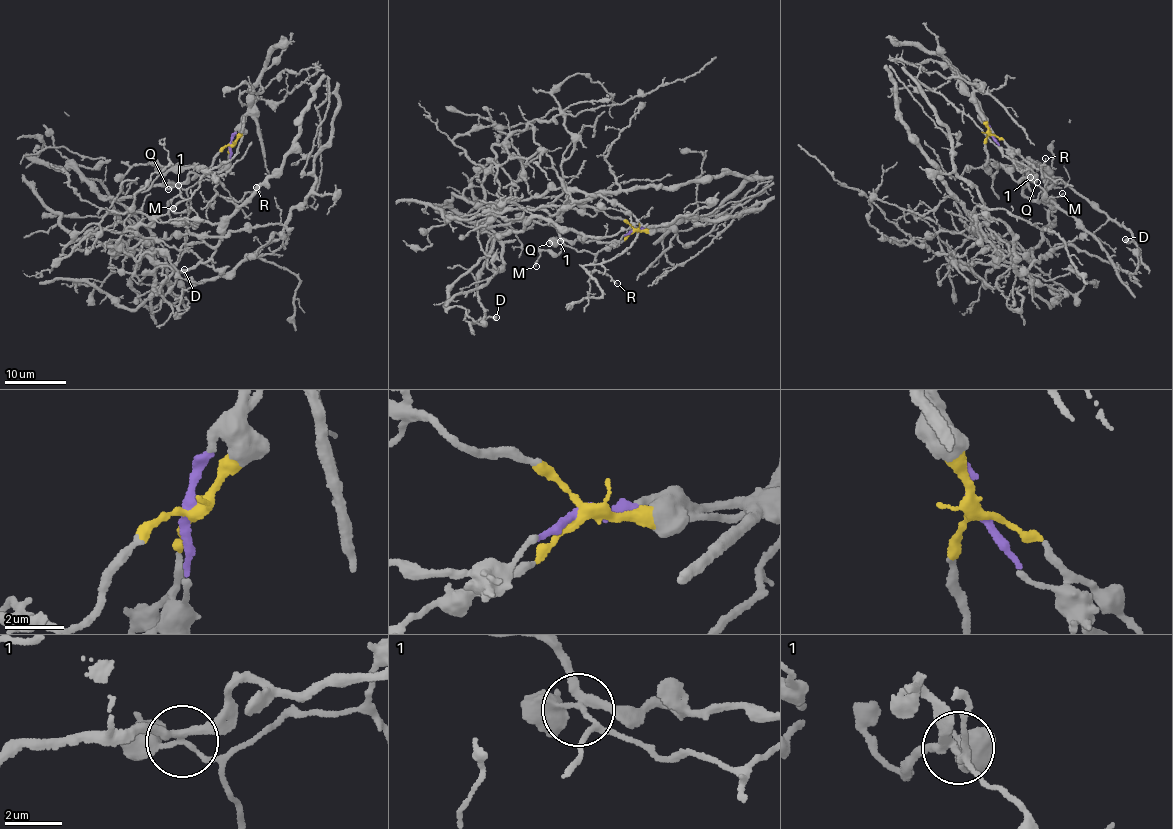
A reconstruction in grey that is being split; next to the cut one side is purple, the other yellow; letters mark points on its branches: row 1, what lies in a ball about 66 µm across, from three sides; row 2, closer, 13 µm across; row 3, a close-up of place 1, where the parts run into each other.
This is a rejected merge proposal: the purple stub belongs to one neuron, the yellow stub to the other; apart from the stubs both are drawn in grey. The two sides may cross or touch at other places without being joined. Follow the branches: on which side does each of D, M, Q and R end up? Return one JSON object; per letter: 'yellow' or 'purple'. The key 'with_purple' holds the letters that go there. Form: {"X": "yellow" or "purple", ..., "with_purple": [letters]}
{"D": "purple", "M": "yellow", "Q": "yellow", "R": "yellow", "with_purple": ["D"]}

